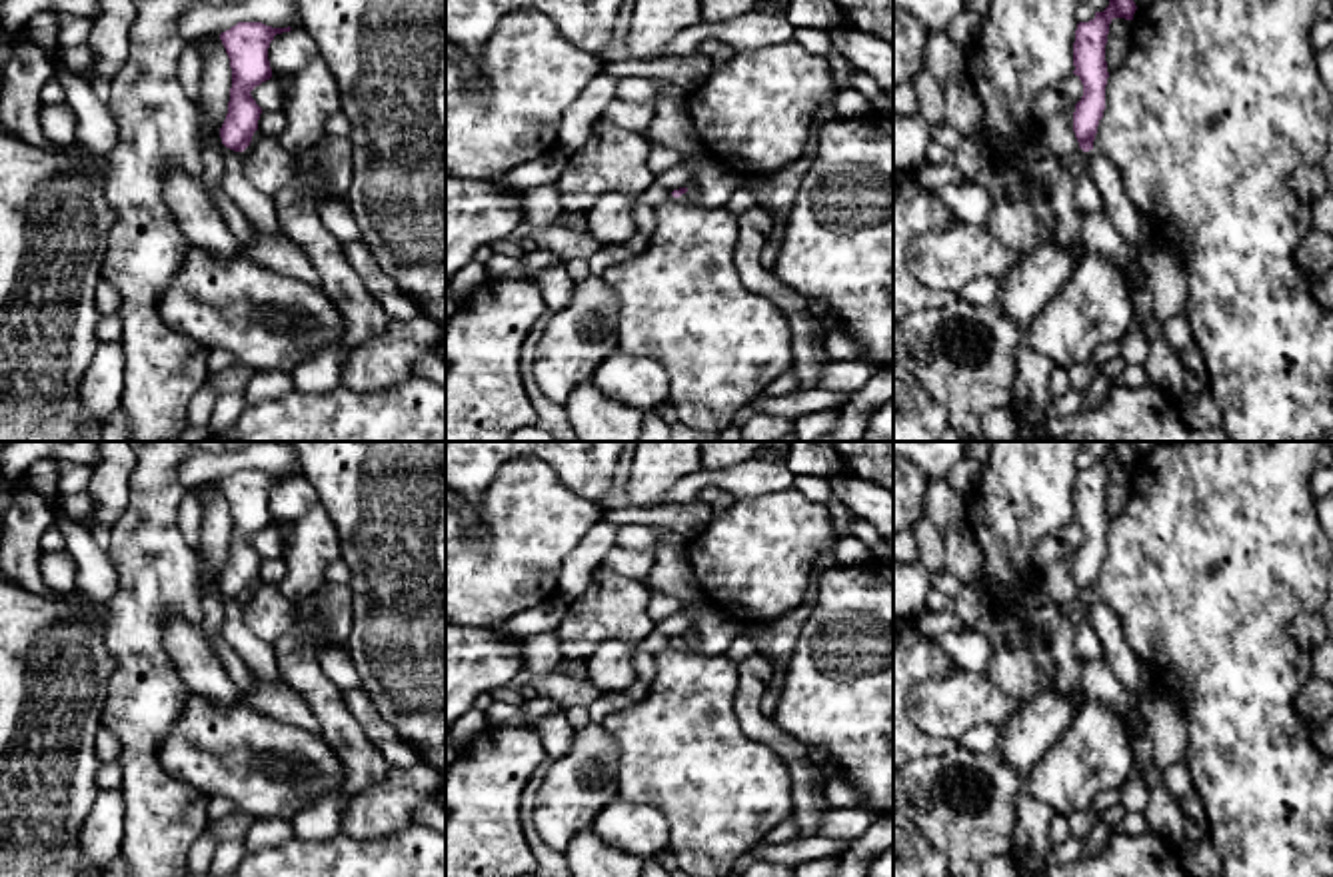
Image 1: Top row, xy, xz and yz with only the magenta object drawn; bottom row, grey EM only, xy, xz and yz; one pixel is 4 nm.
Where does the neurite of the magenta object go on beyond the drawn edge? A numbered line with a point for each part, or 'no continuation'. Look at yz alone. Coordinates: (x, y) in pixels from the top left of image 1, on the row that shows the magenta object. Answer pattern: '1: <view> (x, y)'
1: yz (1132, 226)

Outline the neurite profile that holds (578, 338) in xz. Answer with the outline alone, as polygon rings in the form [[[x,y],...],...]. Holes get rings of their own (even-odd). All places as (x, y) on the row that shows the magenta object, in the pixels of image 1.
[[[600,276],[576,282],[570,304],[552,314],[538,344],[534,378],[558,406],[592,380],[596,368],[620,348],[620,302]]]

